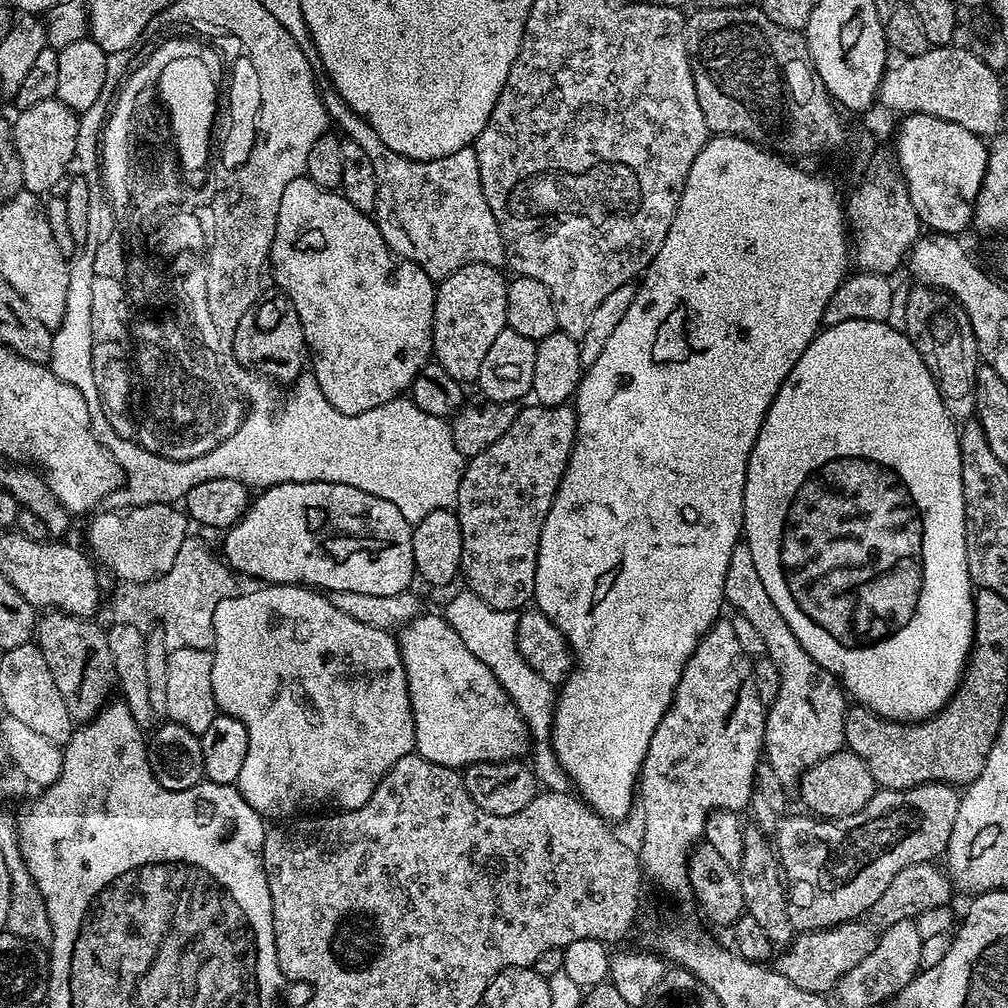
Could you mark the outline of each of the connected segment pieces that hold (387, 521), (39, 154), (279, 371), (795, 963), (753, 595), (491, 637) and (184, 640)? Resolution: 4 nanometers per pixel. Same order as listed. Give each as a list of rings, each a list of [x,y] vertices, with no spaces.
[[[325,480],[273,484],[261,492],[264,493],[251,501],[248,511],[237,524],[227,529],[225,535],[228,537],[224,540],[222,556],[237,573],[257,576],[260,579],[257,581],[268,584],[317,586],[332,592],[358,590],[358,594],[398,594],[414,580],[413,525],[402,518],[402,510],[386,502],[386,498],[366,494],[366,490],[358,490],[354,486]]]
[[[53,98],[46,102],[38,102],[38,106],[30,106],[23,109],[19,113],[20,117],[15,121],[11,121],[10,127],[12,130],[12,144],[16,147],[18,162],[21,164],[23,187],[27,191],[37,194],[51,193],[56,183],[60,179],[65,179],[64,171],[73,163],[76,135],[78,134],[79,119],[77,113],[74,113],[67,108],[65,104],[61,104],[59,100]]]
[[[279,295],[270,297],[264,305],[261,303],[255,311],[250,310],[238,322],[234,331],[231,355],[235,356],[239,364],[251,366],[257,373],[267,374],[269,377],[281,376],[282,379],[292,382],[305,371],[306,341],[304,328],[300,324],[294,306],[288,301],[287,295]]]
[[[849,922],[839,924],[837,928],[826,928],[823,932],[797,935],[790,946],[781,951],[784,953],[775,957],[776,971],[781,972],[794,986],[798,986],[798,990],[831,993],[841,977],[856,966],[873,946],[874,932],[872,936],[871,930],[860,923],[864,922]]]
[[[747,543],[736,544],[730,554],[724,598],[729,605],[736,607],[739,615],[750,618],[754,630],[758,630],[760,641],[764,643],[765,653],[774,666],[778,666],[778,698],[774,698],[767,709],[764,722],[766,762],[785,786],[795,785],[808,769],[845,747],[845,689],[836,675],[814,662],[798,638],[794,638],[794,630],[786,626],[786,618],[778,614],[778,606],[774,606],[770,594],[766,594],[766,586],[762,586],[762,578],[758,578],[754,554],[750,554]]]
[[[461,590],[448,605],[442,609],[442,615],[448,625],[466,642],[466,650],[478,658],[494,674],[502,690],[512,700],[512,705],[520,711],[520,717],[528,725],[533,741],[549,739],[552,731],[552,714],[554,711],[554,688],[538,675],[522,658],[516,641],[517,613],[494,610],[478,598],[478,594]]]
[[[193,538],[185,539],[184,545],[178,550],[178,558],[174,558],[174,566],[155,580],[149,580],[147,584],[127,585],[112,600],[112,612],[115,623],[146,625],[147,620],[157,620],[160,623],[158,635],[163,638],[164,646],[168,652],[182,650],[183,648],[207,648],[211,649],[216,643],[214,638],[214,610],[218,602],[222,602],[233,592],[228,589],[228,579],[234,575],[233,569],[219,555],[216,556],[204,544],[199,544]]]

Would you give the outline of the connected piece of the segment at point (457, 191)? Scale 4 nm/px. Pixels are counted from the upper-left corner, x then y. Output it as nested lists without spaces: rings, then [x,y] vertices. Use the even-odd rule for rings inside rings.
[[[347,110],[341,113],[339,131],[358,142],[374,166],[378,182],[374,219],[397,257],[412,261],[433,282],[445,280],[467,264],[503,265],[506,245],[482,190],[475,147],[437,160],[411,160],[390,150],[360,116]]]

